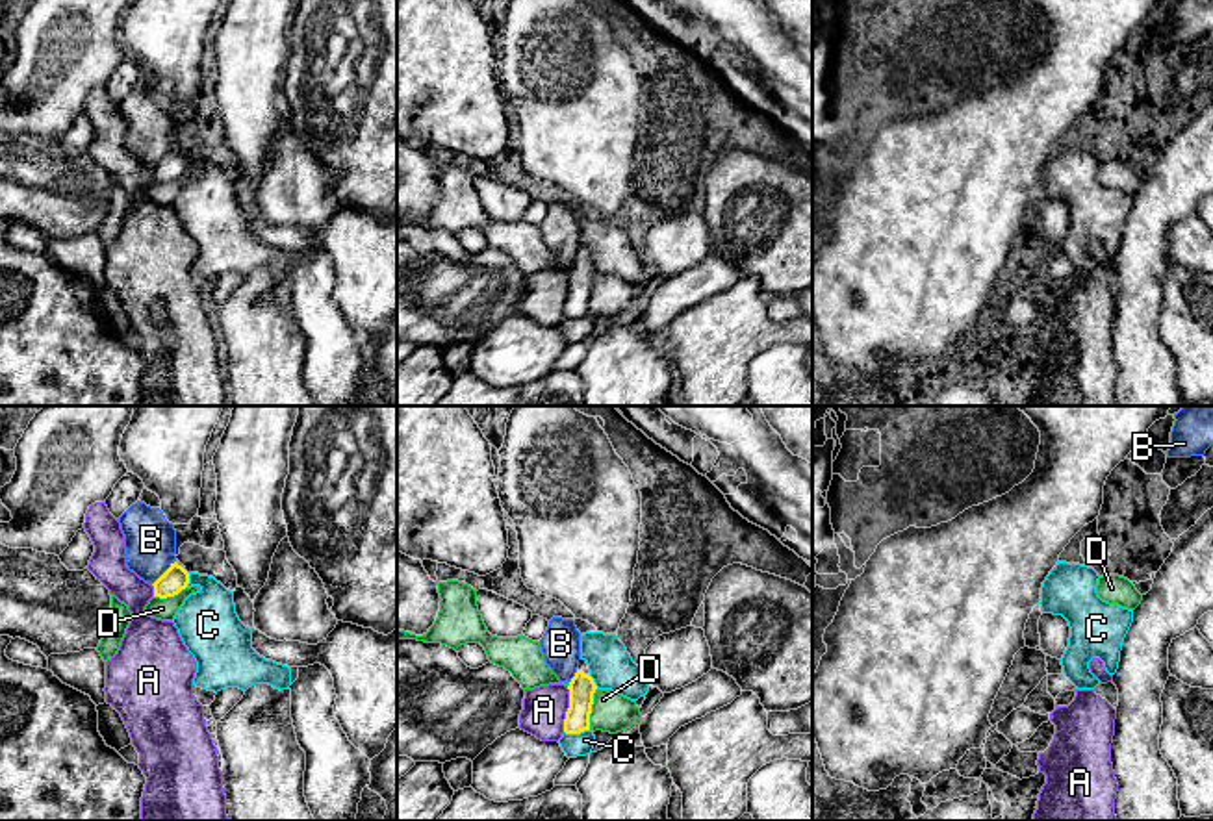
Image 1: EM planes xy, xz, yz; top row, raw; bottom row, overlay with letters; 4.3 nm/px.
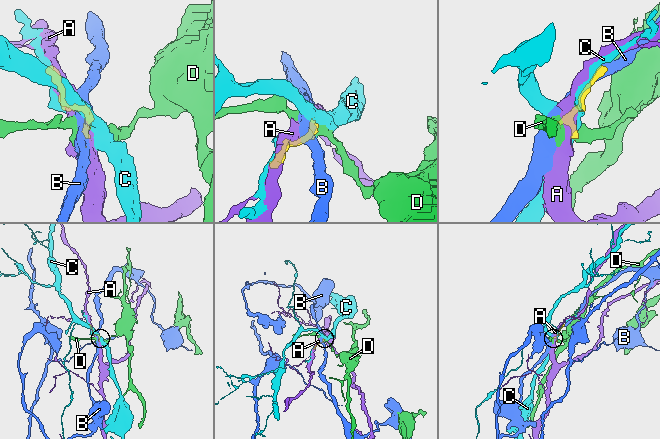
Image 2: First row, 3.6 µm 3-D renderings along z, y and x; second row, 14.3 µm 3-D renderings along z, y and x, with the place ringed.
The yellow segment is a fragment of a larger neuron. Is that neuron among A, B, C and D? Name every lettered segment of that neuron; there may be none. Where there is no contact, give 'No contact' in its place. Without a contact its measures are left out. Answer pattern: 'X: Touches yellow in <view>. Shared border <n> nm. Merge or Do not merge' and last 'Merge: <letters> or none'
A: Touches yellow in xz. Shared border 200 nm. Do not merge
B: Touches yellow in xy. Shared border 150 nm. Do not merge
C: Touches yellow in xz. Shared border 110 nm. Do not merge
D: Touches yellow in xz. Shared border 190 nm. Do not merge
Merge: none

